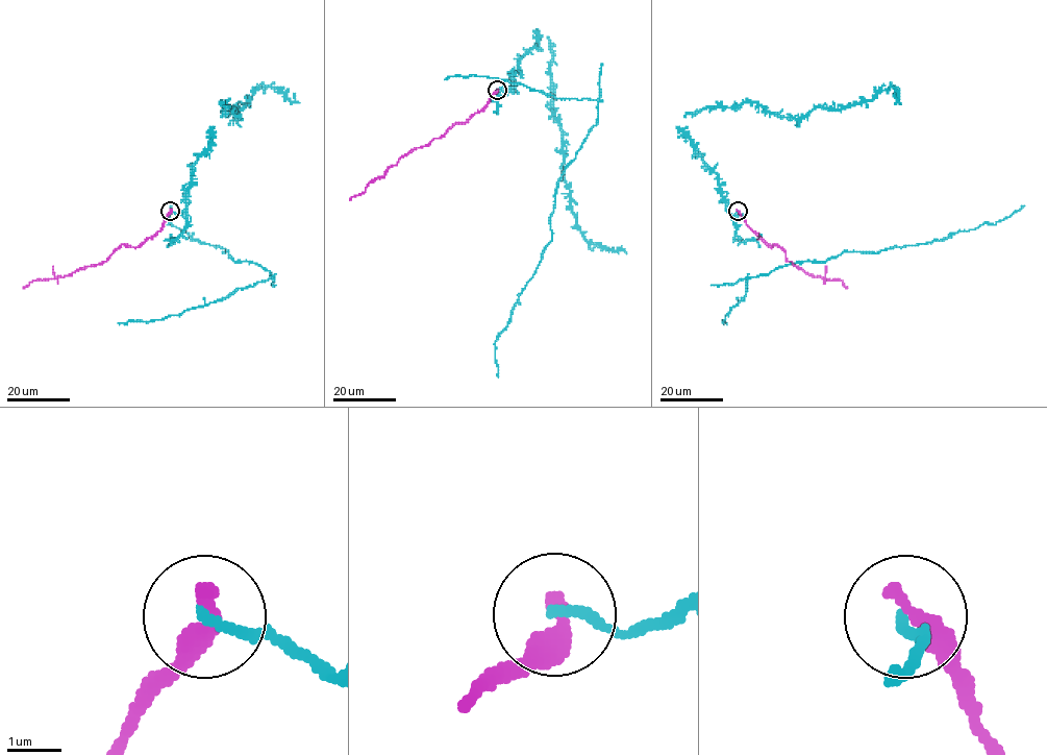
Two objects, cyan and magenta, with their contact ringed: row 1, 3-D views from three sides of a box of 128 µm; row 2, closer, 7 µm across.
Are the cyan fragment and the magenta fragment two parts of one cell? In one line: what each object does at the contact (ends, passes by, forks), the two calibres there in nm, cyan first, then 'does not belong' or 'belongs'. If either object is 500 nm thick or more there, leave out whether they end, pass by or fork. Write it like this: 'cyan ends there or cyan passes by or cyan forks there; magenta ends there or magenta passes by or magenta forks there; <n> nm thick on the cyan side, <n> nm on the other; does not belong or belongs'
cyan ends there; magenta ends there; 180 nm thick on the cyan side, 380 nm on the other; does not belong

